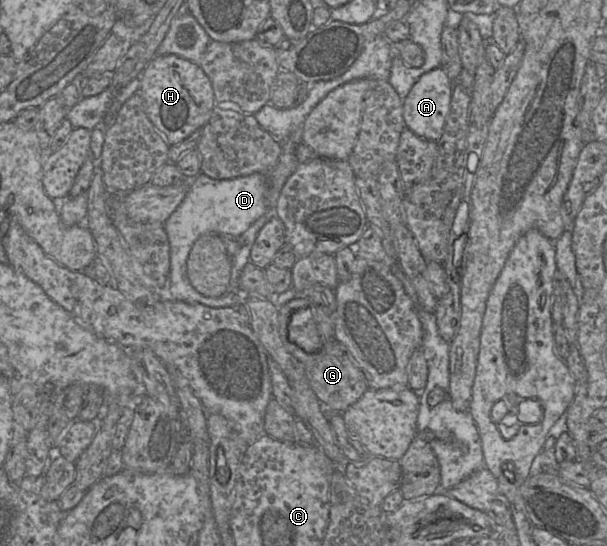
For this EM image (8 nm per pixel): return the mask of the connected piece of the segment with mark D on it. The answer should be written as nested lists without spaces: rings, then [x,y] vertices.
[[[302,126],[282,142],[282,151],[276,166],[268,175],[255,172],[231,179],[216,180],[200,172],[191,180],[189,191],[171,216],[164,223],[170,245],[170,272],[167,296],[187,303],[199,303],[208,307],[238,307],[245,303],[241,290],[229,290],[218,298],[206,297],[196,291],[187,275],[187,259],[199,237],[217,233],[238,237],[257,219],[276,208],[281,190],[287,179],[294,173],[299,162],[295,150],[301,140]]]

